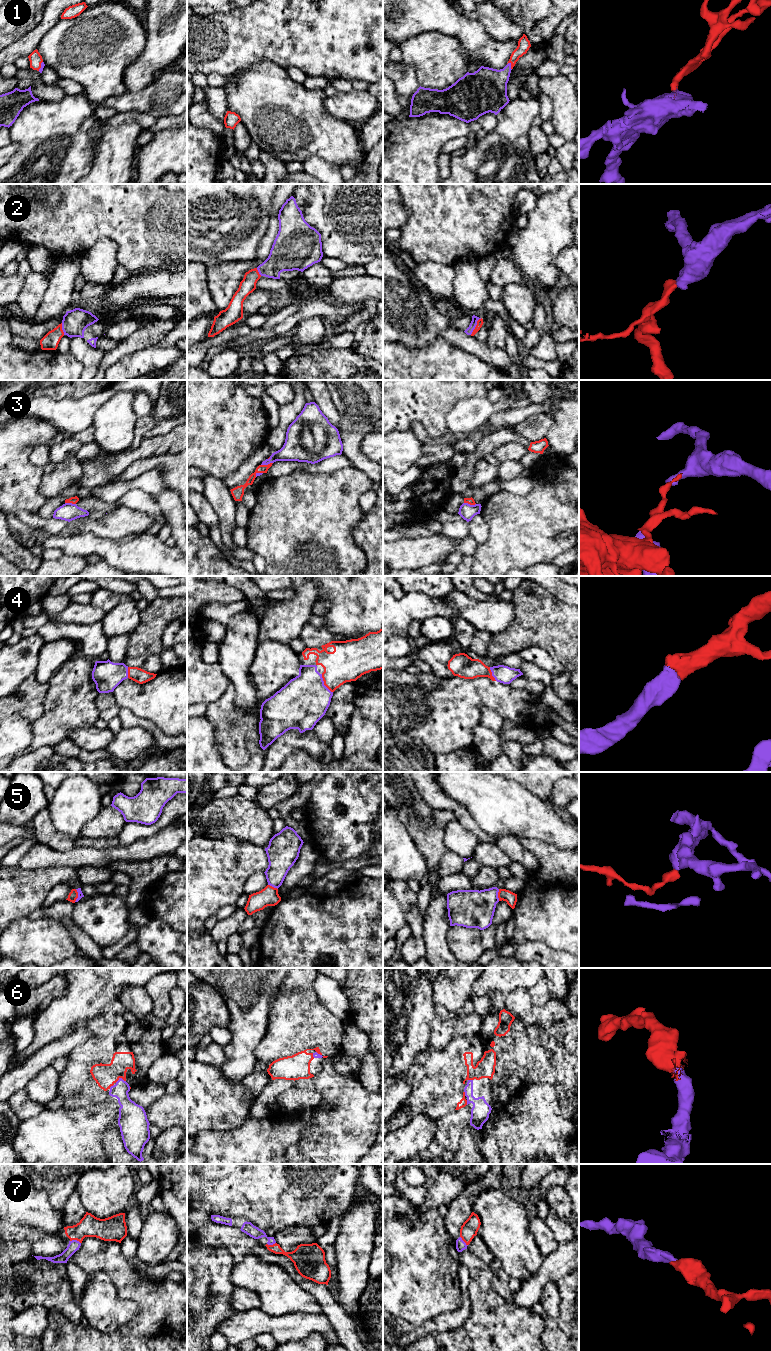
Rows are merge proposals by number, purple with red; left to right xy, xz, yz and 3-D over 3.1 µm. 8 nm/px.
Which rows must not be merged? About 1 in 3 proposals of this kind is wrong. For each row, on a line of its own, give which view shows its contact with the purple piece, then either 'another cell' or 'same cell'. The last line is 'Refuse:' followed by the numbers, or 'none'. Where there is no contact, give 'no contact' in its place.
1: yz | same cell
2: yz | same cell
3: xz | another cell
4: xz | same cell
5: xy | another cell
6: xy | same cell
7: xy | same cell
Refuse: 3, 5

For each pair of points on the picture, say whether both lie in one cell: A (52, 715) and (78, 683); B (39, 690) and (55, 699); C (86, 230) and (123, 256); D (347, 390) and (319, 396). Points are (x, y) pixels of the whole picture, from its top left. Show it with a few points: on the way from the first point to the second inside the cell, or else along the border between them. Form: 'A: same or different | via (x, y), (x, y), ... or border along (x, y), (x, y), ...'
A: same | via (60, 707), (71, 696), (72, 691)
B: different | border along (48, 684), (43, 699), (43, 714), (40, 717)
C: same | via (98, 230), (110, 230), (123, 244)
D: different | border along (328, 390), (339, 415)

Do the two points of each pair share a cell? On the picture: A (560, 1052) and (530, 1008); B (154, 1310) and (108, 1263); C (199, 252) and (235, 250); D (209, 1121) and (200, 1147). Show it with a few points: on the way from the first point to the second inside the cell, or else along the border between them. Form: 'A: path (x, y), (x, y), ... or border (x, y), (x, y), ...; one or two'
A: border (556, 1021), (547, 1028), (524, 1025); two
B: path (143, 1298), (118, 1273); one
C: path (208, 250), (226, 250); one
D: border (230, 1130), (202, 1130), (197, 1134); two

